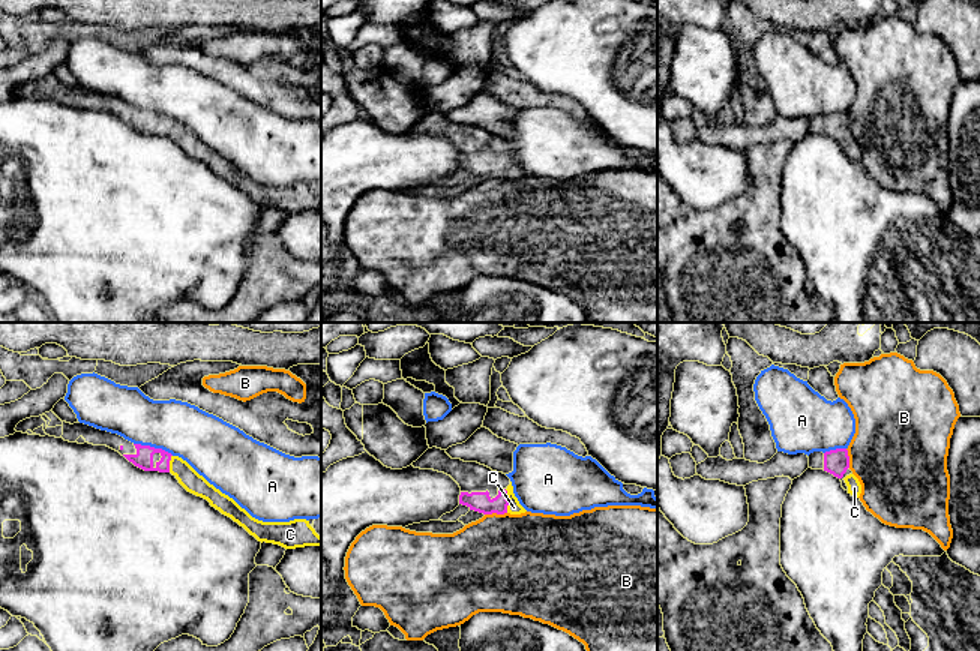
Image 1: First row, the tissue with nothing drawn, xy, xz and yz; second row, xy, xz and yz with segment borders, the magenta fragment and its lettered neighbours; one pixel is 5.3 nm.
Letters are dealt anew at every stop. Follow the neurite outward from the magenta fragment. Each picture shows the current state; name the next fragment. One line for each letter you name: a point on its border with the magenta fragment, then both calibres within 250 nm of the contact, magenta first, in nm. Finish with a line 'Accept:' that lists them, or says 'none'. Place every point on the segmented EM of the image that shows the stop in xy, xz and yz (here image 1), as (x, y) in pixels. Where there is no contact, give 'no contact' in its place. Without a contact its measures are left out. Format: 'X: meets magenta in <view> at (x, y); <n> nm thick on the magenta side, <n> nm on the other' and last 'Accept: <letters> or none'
C: meets magenta in xz at (508, 501); 110 nm thick on the magenta side, 70 nm on the other
Accept: C

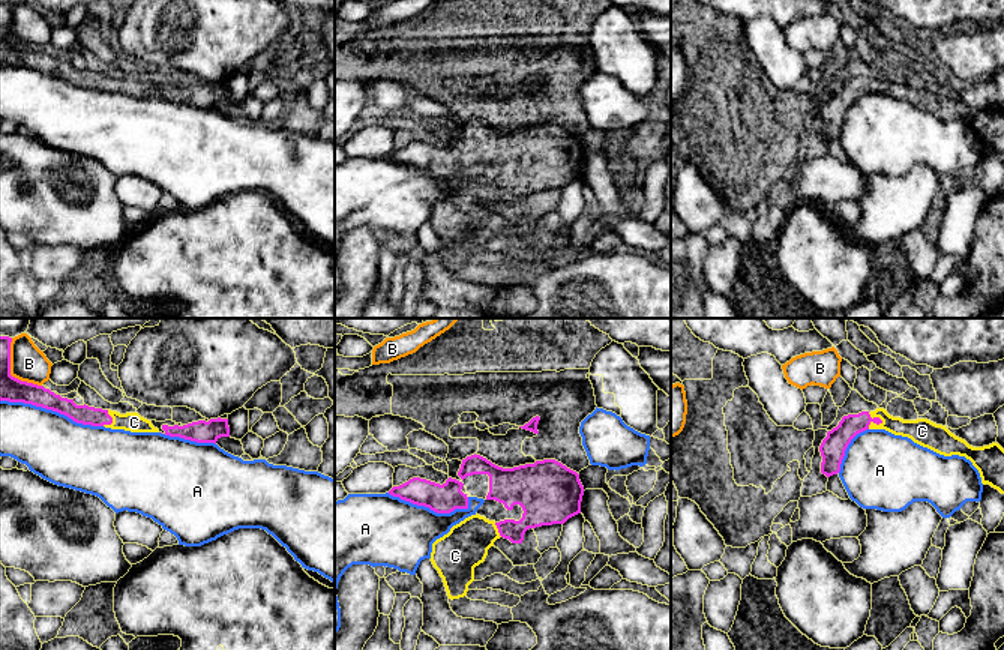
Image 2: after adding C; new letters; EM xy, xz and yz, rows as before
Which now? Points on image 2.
C: meets magenta in yz at (875, 418); 130 nm thick on the magenta side, 120 nm on the other
Accept: C

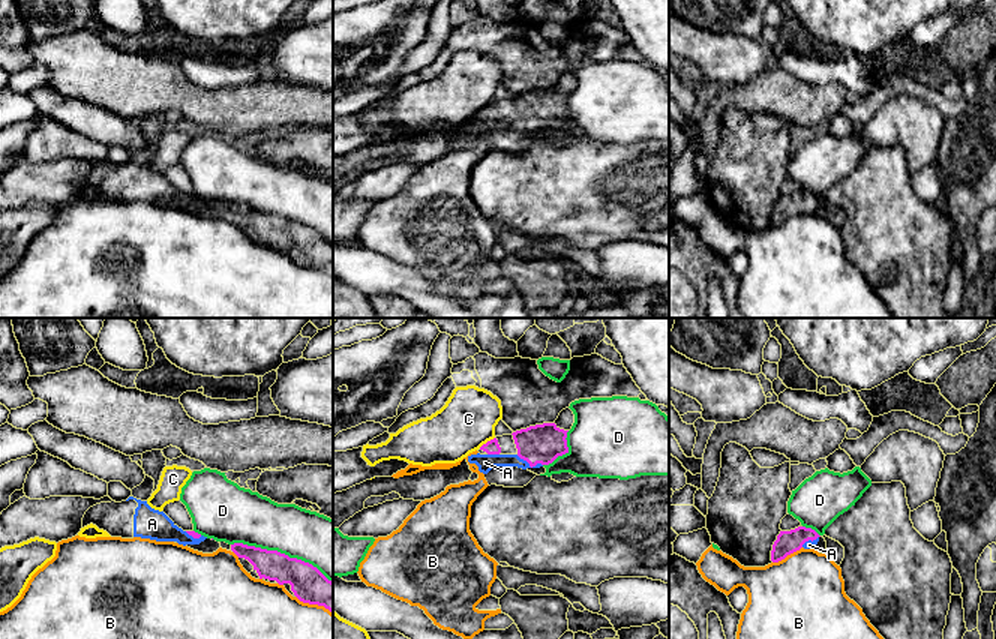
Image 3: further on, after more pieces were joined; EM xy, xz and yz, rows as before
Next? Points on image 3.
A: meets magenta in xz at (530, 465); 200 nm thick on the magenta side, 90 nm on the other
Accept: A

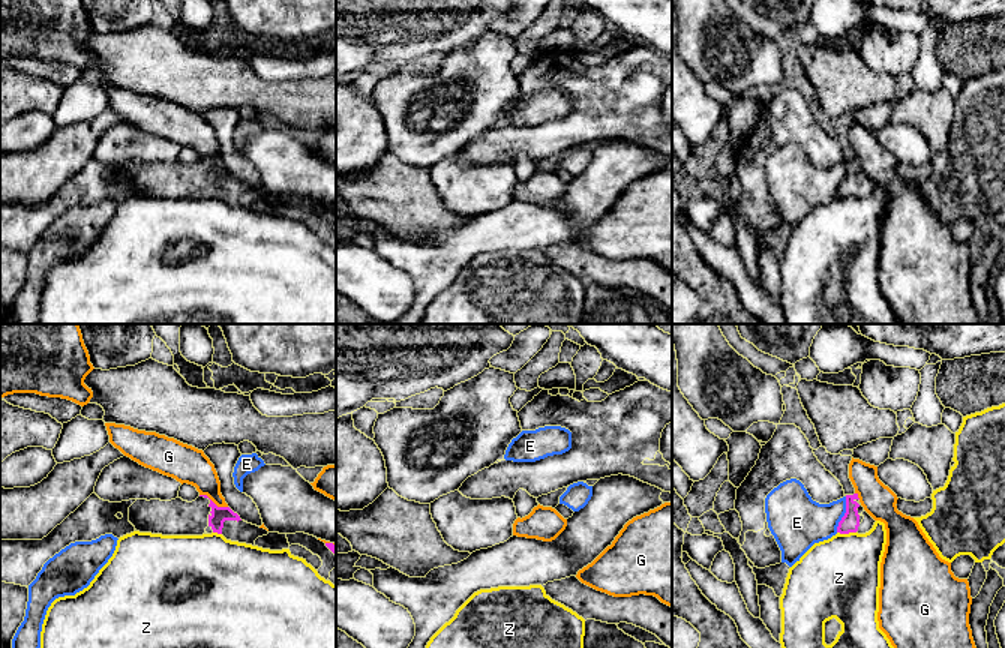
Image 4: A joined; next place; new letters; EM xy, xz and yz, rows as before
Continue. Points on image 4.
Accept: none

